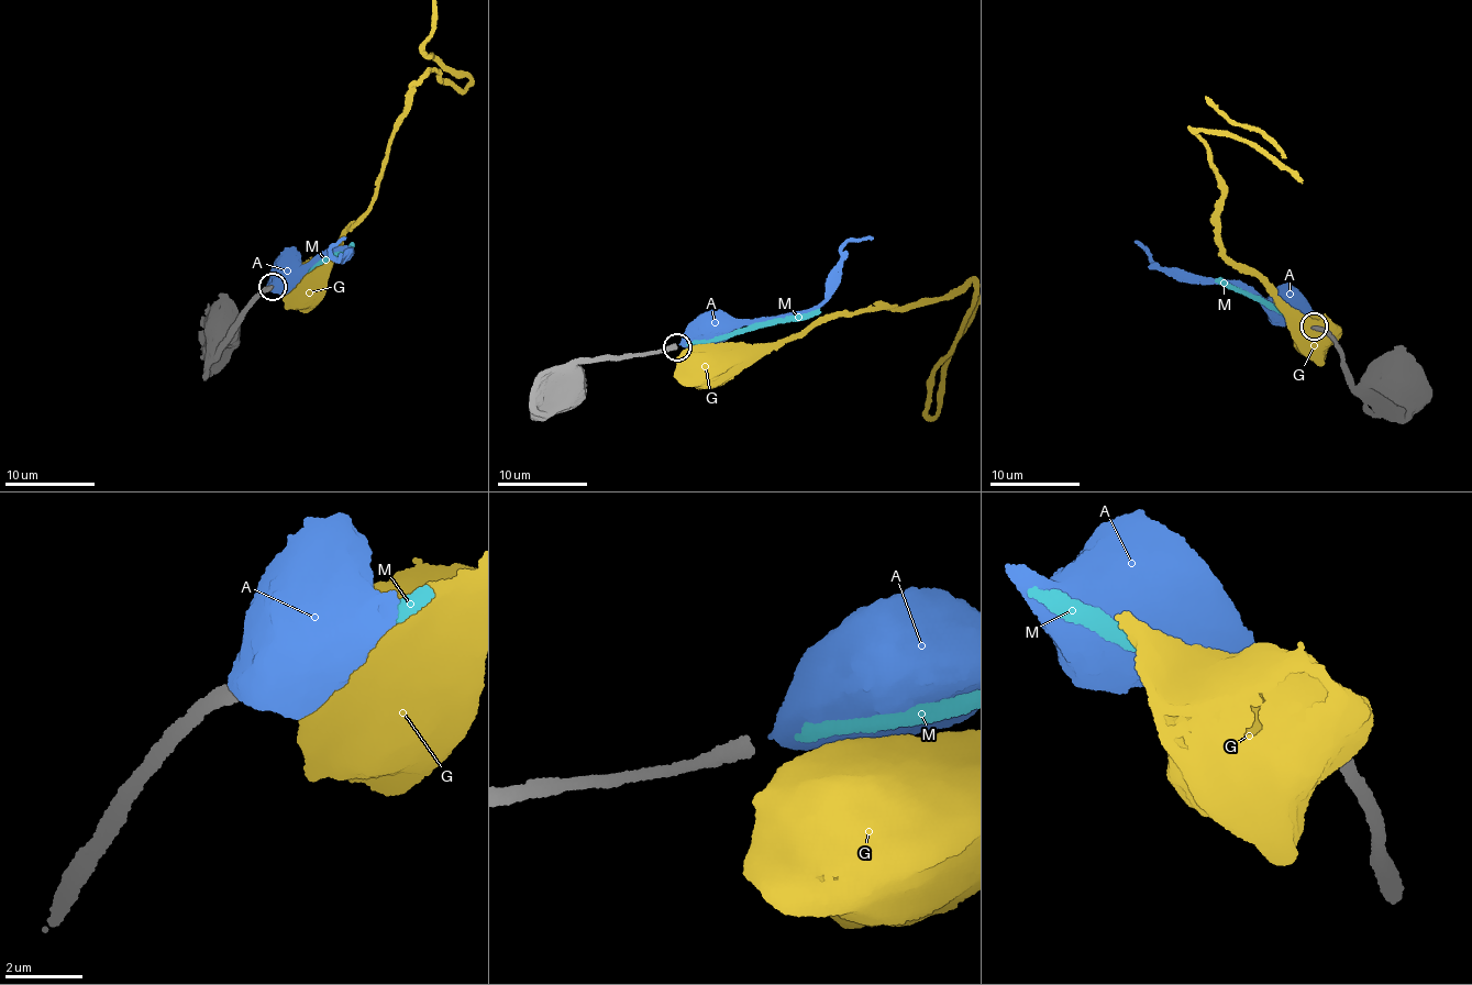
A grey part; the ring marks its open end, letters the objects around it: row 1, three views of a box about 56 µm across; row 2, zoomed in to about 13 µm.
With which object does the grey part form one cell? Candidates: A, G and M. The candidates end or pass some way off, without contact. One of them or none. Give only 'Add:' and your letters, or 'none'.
Add: M

